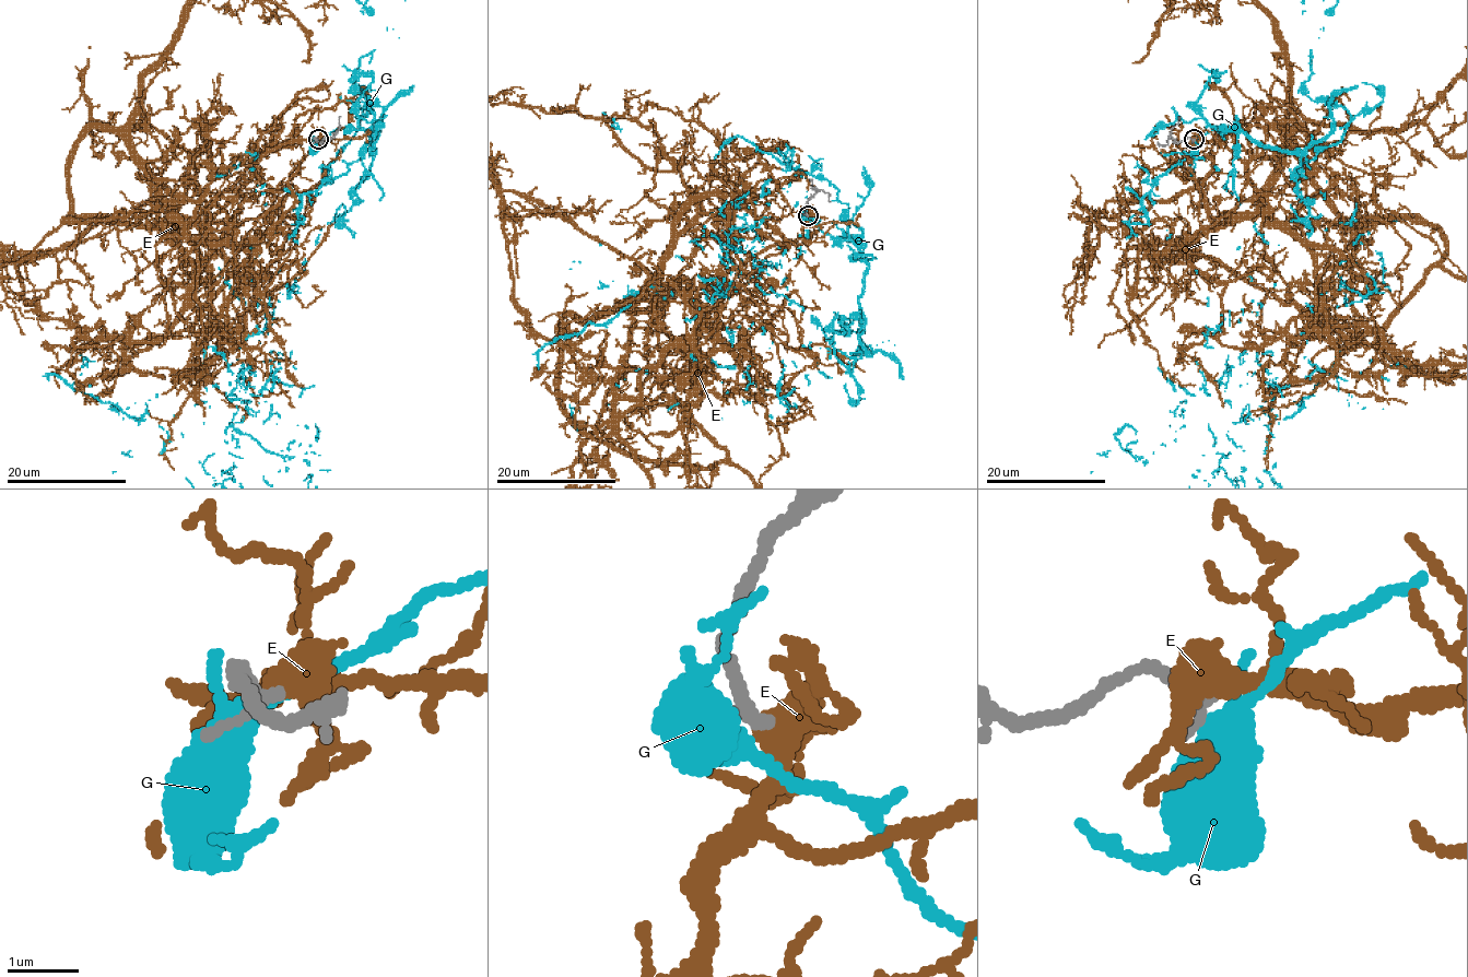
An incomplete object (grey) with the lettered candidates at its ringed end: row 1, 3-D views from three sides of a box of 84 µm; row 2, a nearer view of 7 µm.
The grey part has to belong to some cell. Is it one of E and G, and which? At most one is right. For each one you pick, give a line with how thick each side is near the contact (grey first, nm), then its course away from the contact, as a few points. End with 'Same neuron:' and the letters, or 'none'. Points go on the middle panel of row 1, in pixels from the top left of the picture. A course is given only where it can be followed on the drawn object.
E: 200 nm thick on the grey side, 320 nm on the other
Same neuron: E

